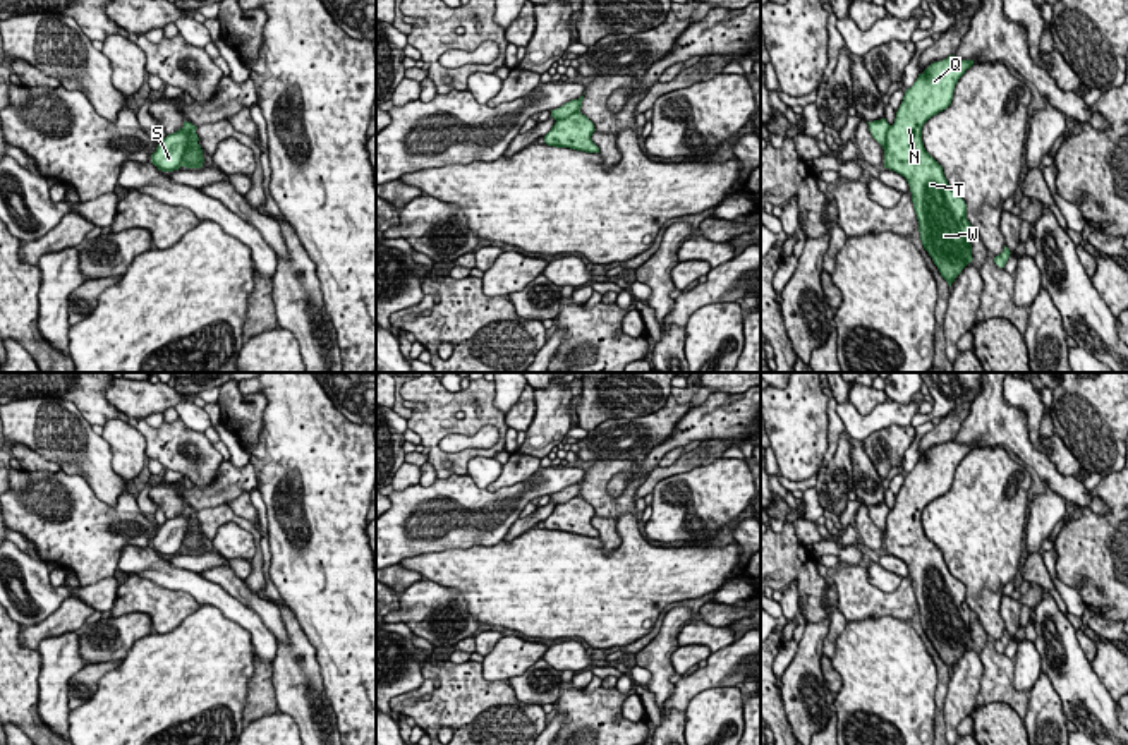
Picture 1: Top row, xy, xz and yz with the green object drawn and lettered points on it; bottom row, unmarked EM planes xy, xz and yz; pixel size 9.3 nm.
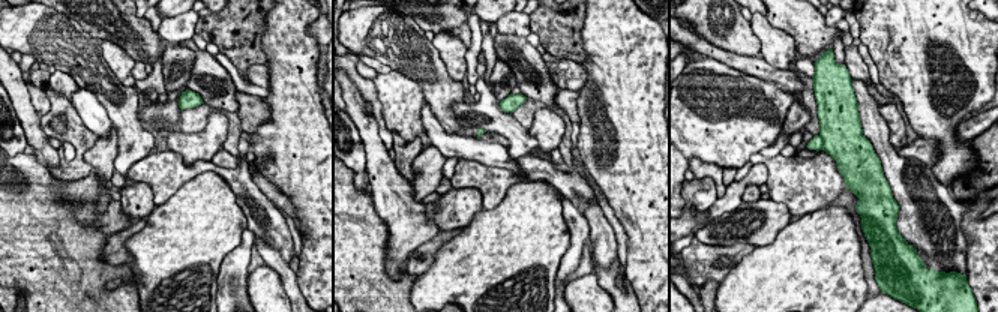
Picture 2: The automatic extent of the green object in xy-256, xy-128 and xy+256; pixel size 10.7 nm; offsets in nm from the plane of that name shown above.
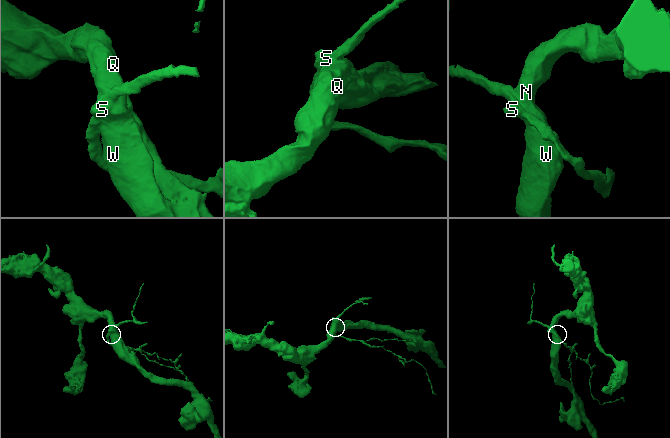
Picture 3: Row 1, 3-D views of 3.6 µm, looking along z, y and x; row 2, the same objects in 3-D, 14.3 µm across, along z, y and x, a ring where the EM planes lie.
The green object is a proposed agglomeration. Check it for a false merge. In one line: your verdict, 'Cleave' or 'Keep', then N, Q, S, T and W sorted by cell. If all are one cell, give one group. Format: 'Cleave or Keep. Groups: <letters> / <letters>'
Cleave. Groups: N Q T W / S

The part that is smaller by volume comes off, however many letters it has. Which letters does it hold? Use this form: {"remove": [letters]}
{"remove": ["S"]}

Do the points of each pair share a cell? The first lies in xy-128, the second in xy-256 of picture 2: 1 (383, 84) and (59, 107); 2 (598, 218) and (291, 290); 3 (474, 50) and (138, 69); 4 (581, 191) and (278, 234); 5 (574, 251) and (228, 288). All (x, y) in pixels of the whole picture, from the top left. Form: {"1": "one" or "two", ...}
{"1": "two", "2": "one", "3": "one", "4": "one", "5": "one"}

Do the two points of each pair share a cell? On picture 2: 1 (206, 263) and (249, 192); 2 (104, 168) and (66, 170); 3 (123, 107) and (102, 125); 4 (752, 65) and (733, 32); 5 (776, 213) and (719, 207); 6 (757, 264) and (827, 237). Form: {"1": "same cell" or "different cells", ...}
{"1": "different cells", "2": "different cells", "3": "different cells", "4": "different cells", "5": "different cells", "6": "same cell"}

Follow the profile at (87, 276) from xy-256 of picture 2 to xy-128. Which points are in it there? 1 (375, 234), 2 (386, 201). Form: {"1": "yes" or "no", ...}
{"1": "yes", "2": "no"}

